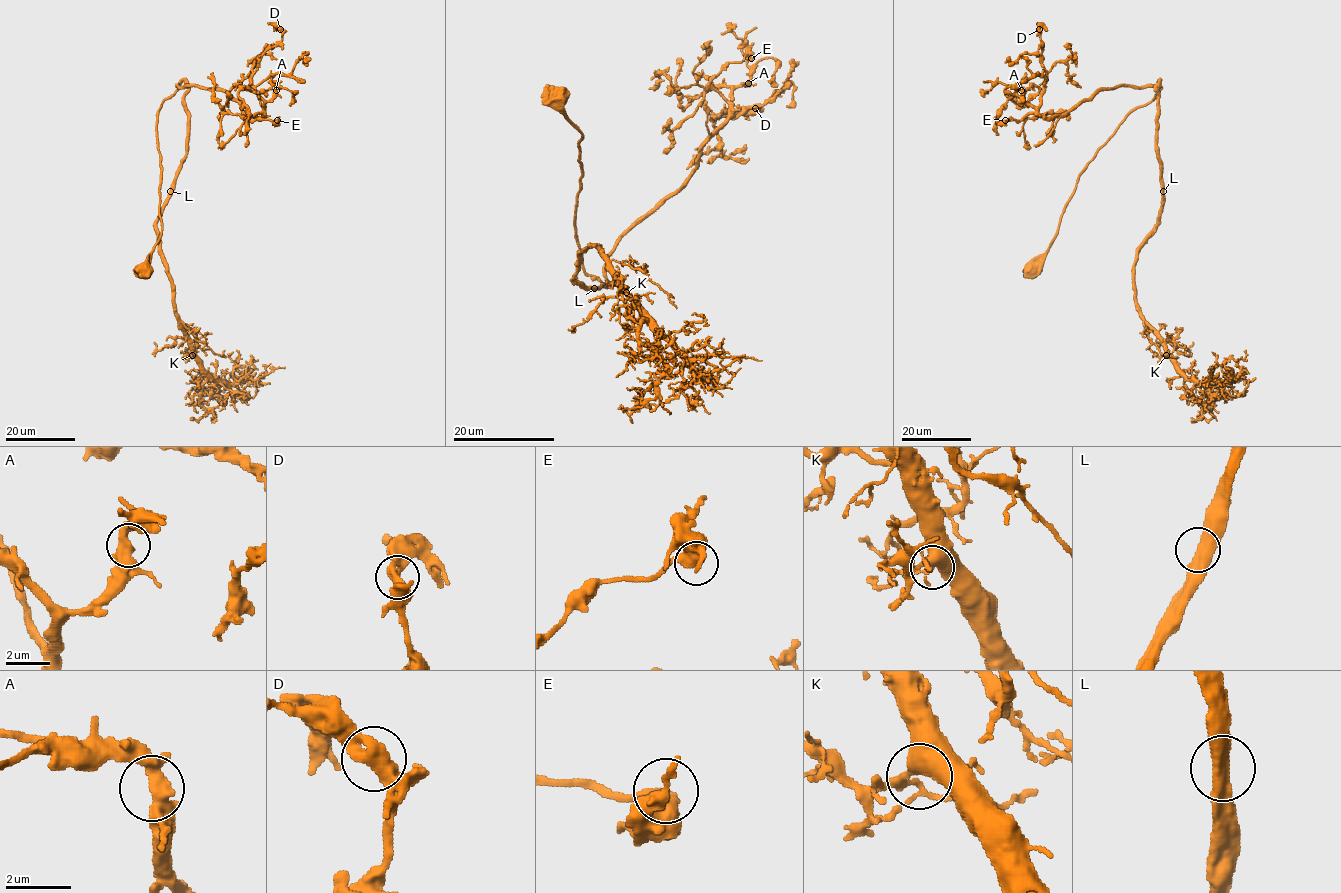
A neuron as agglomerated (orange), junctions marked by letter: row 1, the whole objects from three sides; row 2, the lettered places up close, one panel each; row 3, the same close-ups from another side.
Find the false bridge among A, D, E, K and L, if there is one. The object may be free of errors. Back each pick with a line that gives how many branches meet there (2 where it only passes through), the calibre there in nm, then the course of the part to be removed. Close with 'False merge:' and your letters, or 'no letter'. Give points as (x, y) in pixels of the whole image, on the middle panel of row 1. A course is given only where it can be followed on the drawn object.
False merge: no letter

